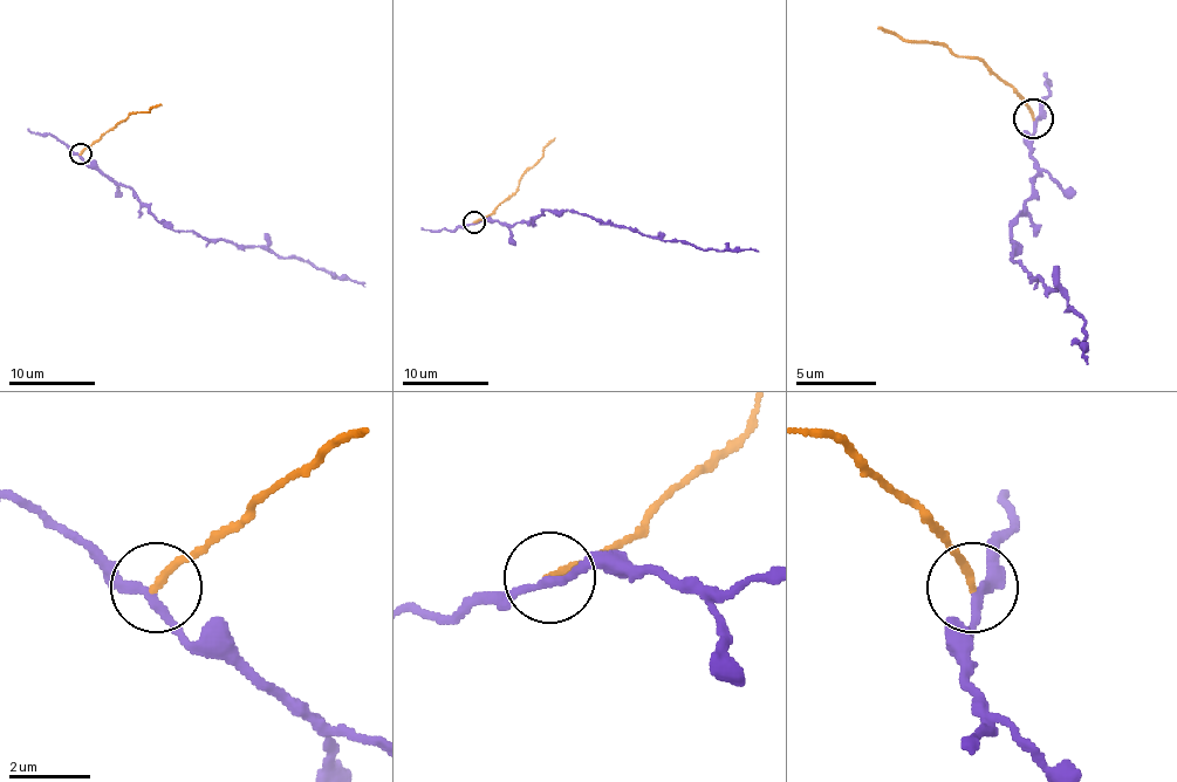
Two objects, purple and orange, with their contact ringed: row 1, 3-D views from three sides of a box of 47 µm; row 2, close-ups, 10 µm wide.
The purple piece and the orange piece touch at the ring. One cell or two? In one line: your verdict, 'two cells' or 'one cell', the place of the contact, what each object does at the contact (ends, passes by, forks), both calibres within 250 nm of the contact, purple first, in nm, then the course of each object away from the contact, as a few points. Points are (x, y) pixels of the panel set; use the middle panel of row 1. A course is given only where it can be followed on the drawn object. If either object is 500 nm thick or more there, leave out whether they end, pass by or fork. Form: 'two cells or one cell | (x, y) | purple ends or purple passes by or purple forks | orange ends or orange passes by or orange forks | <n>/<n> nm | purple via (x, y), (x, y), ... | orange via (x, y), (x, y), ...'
two cells | (474, 223) | purple passes by | orange ends | 200/180 nm | purple via (473, 223), (514, 225), (527, 223), (545, 210), (569, 212), (588, 214), (603, 223), (703, 248), (759, 251) | orange via (473, 223), (488, 217), (517, 190), (519, 179), (555, 138)

